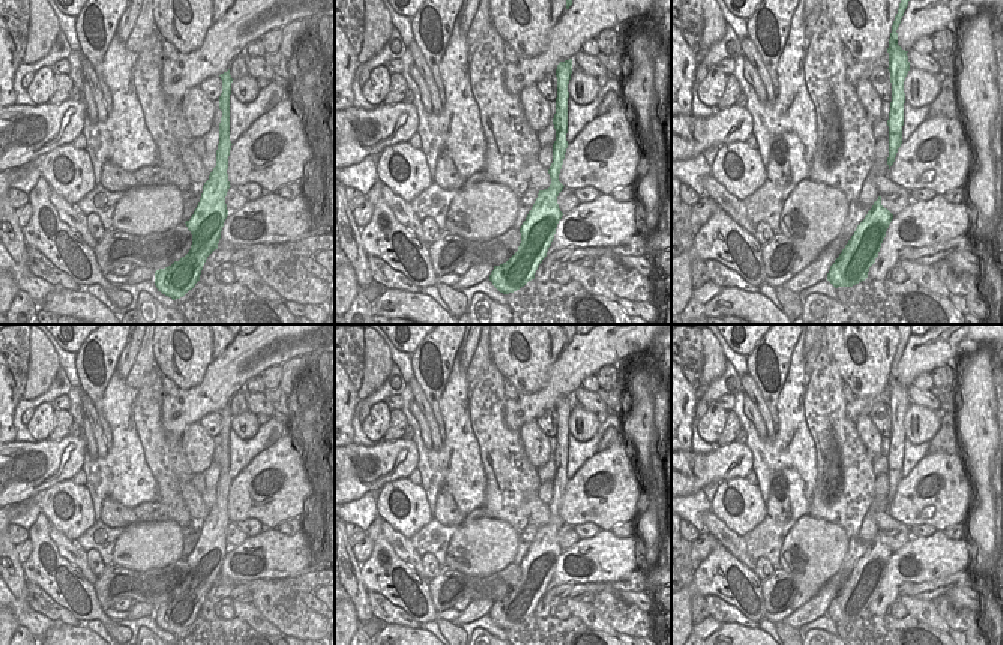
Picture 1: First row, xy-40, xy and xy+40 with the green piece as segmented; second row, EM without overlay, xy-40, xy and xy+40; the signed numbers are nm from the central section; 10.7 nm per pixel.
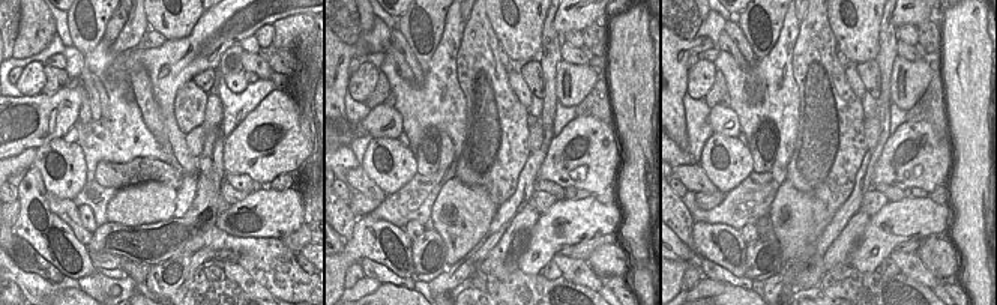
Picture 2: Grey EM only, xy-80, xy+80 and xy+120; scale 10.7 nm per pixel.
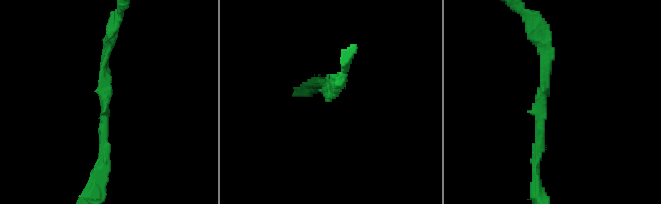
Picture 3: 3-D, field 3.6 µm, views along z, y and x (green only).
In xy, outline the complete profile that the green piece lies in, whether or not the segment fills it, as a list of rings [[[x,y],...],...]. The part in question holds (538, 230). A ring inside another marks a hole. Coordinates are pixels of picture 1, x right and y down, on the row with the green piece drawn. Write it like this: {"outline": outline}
{"outline": [[[572,58],[560,62],[556,69],[557,98],[553,124],[556,141],[553,144],[553,164],[548,170],[551,184],[539,190],[538,198],[523,222],[521,243],[518,250],[503,264],[494,266],[489,274],[492,285],[503,294],[514,292],[535,279],[535,273],[547,256],[548,248],[563,213],[559,208],[557,196],[563,190],[559,174],[568,148],[568,84],[572,74]]]}

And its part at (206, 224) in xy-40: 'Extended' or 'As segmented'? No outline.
As segmented.

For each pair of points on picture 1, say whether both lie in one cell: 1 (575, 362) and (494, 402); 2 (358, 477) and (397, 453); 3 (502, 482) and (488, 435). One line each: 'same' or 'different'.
1: different
2: same
3: same

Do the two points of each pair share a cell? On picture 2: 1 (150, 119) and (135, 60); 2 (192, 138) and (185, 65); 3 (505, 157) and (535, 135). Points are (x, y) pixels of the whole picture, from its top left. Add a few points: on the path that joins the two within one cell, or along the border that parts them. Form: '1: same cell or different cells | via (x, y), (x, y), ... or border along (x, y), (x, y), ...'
1: same cell | via (147, 104), (137, 75)
2: different cells | border along (183, 135), (185, 146), (194, 158)
3: different cells | border along (527, 128), (527, 149), (530, 152)

